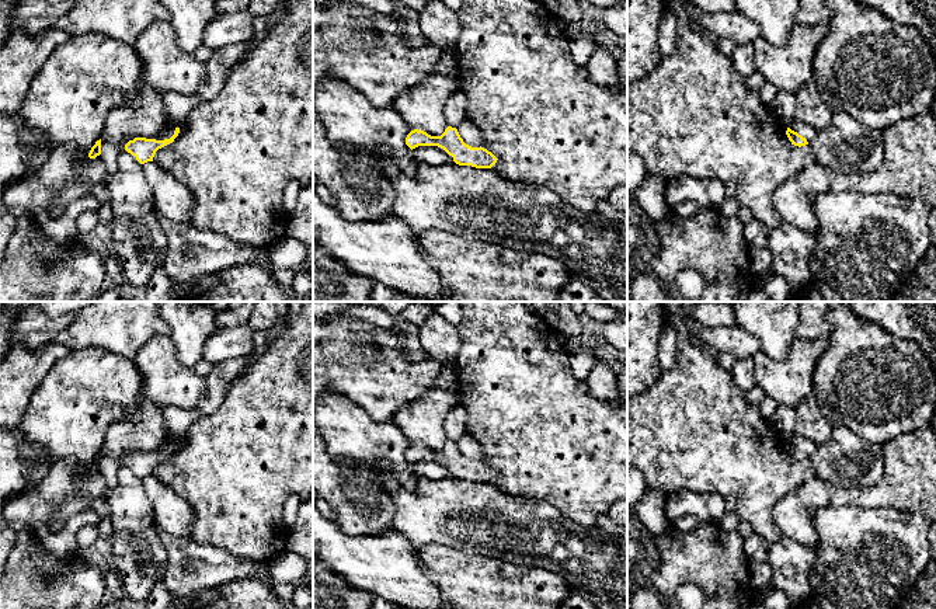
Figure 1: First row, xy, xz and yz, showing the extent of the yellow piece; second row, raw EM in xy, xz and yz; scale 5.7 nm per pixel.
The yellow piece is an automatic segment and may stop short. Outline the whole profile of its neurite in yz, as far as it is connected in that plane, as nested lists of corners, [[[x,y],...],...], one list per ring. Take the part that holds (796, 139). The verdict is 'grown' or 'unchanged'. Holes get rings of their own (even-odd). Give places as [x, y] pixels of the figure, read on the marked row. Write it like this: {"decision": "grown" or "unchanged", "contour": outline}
{"decision": "grown", "contour": [[[794,121],[786,130],[786,135],[791,145],[794,146],[805,146],[808,145],[817,135],[817,129],[804,123]]]}

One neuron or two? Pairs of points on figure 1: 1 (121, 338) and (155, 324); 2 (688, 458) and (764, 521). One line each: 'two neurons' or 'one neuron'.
1: one neuron
2: one neuron

